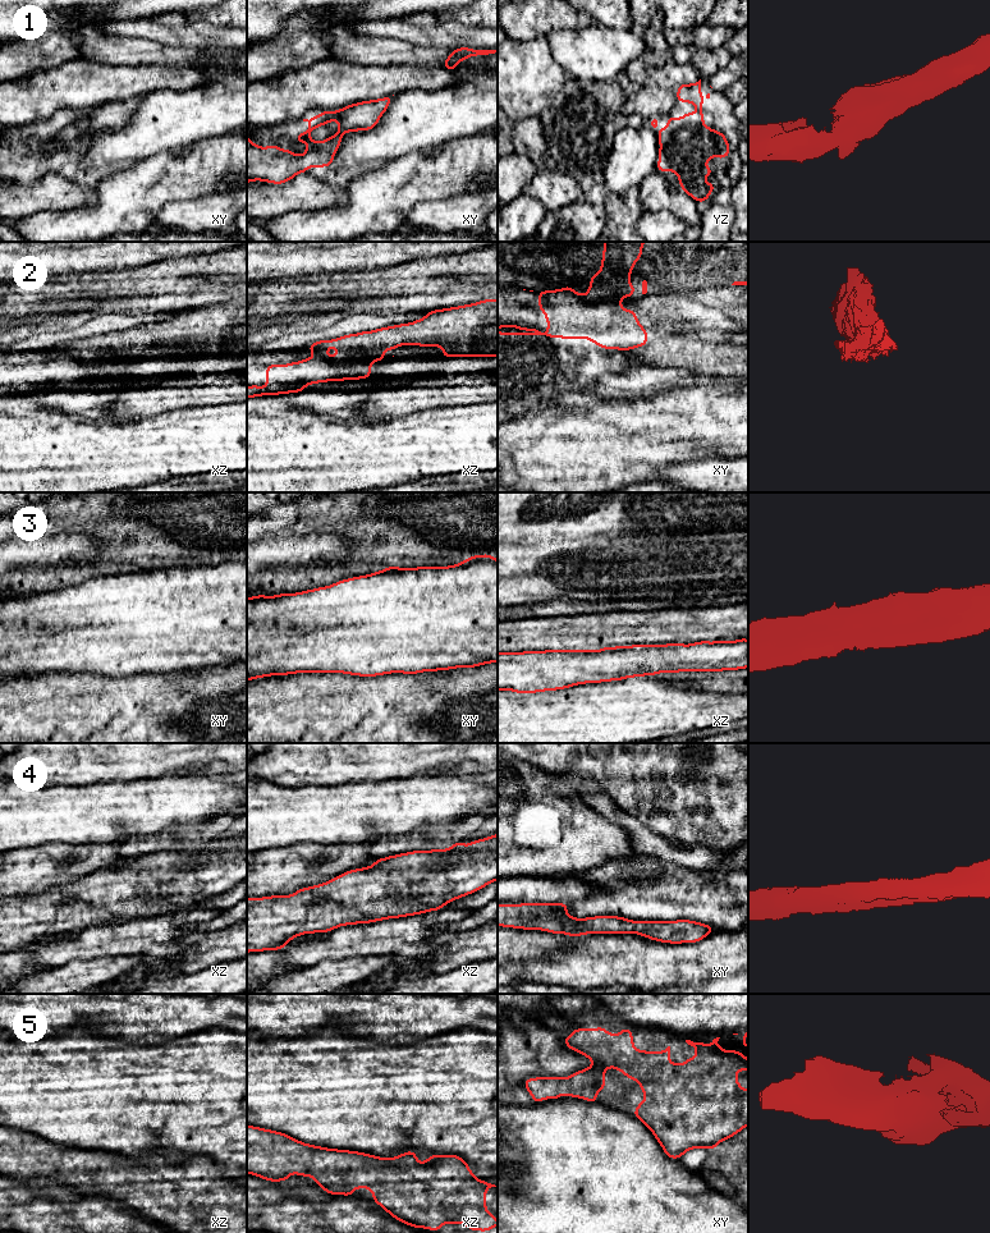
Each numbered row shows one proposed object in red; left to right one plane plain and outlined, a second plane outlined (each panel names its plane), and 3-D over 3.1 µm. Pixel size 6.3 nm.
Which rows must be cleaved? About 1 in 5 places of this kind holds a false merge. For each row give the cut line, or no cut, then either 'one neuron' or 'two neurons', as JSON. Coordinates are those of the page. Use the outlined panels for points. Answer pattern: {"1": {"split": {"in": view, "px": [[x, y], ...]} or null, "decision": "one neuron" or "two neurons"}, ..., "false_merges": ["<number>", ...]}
{"1": {"split": null, "decision": "one neuron"}, "2": {"split": {"in": "xz", "px": [[314, 356], [351, 362], [358, 353], [367, 353], [371, 361]]}, "decision": "two neurons"}, "3": {"split": null, "decision": "one neuron"}, "4": {"split": null, "decision": "one neuron"}, "5": {"split": null, "decision": "one neuron"}, "false_merges": ["2"]}

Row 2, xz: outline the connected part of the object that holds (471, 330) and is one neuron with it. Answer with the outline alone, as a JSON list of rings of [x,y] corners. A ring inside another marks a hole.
[[[498,299],[430,311],[425,317],[372,331],[318,340],[307,348],[315,358],[348,363],[358,353],[384,361],[388,349],[400,345],[441,347],[443,357],[498,357]]]

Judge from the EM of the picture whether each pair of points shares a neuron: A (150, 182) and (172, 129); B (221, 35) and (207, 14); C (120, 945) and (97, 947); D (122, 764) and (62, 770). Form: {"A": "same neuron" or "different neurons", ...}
{"A": "different neurons", "B": "different neurons", "C": "same neuron", "D": "same neuron"}

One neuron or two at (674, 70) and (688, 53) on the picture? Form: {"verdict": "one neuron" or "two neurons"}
{"verdict": "two neurons"}

